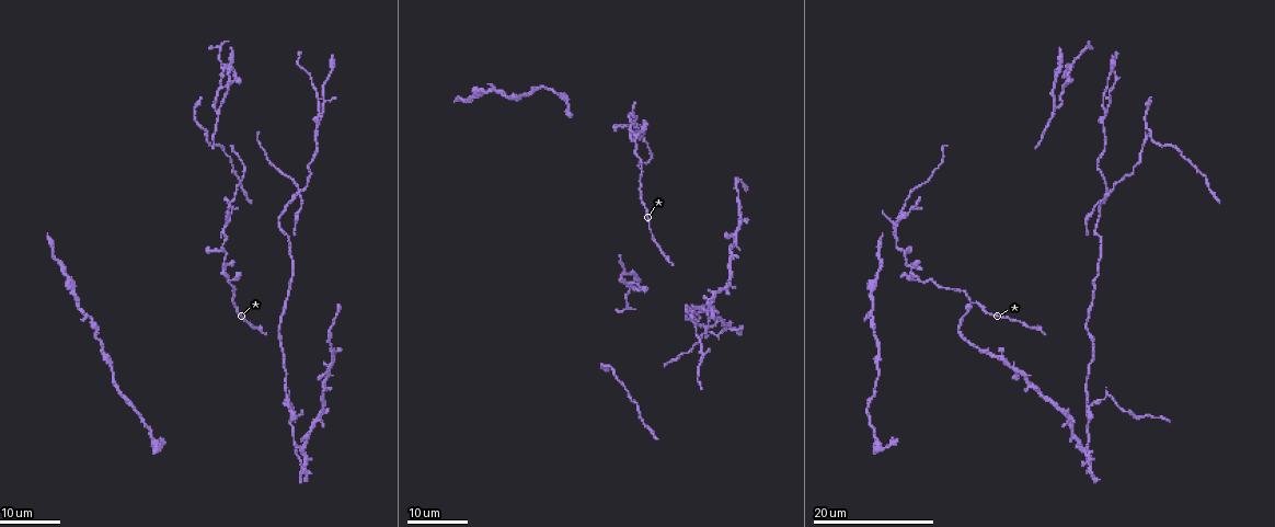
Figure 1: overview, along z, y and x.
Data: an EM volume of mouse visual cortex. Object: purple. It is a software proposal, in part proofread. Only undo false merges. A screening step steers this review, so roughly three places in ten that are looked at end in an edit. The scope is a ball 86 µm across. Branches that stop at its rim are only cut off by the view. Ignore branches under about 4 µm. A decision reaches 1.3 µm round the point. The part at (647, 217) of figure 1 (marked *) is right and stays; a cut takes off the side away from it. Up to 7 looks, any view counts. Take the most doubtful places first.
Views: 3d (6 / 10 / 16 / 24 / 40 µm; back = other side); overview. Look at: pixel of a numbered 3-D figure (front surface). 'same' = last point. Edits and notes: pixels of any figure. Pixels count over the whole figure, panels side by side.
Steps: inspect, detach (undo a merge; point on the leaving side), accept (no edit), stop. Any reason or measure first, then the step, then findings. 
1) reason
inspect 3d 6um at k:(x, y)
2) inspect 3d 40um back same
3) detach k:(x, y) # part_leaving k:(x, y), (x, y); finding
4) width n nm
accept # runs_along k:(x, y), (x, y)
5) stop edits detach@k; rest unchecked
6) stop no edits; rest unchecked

branch point
inspect 3d 16um at 1:(287, 406)

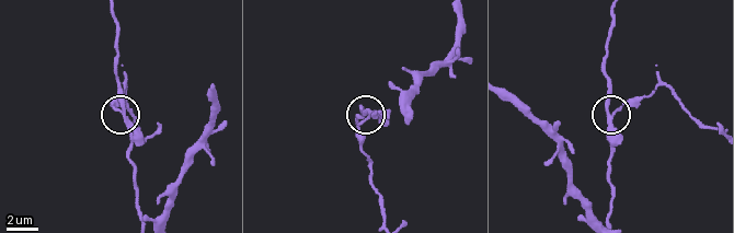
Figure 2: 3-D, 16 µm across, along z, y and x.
closer look
inspect 3d 10um at 2:(614, 116)

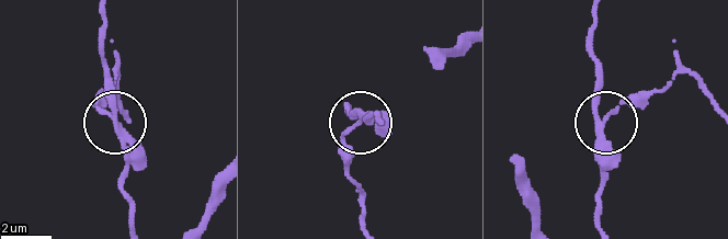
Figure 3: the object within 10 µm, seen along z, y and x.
arms 3
detach 3:(124, 179) # part_leaving 3:(123, 137), (103, 58), (103, 20); a second cell is stuck on

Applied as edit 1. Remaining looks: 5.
inspect overview

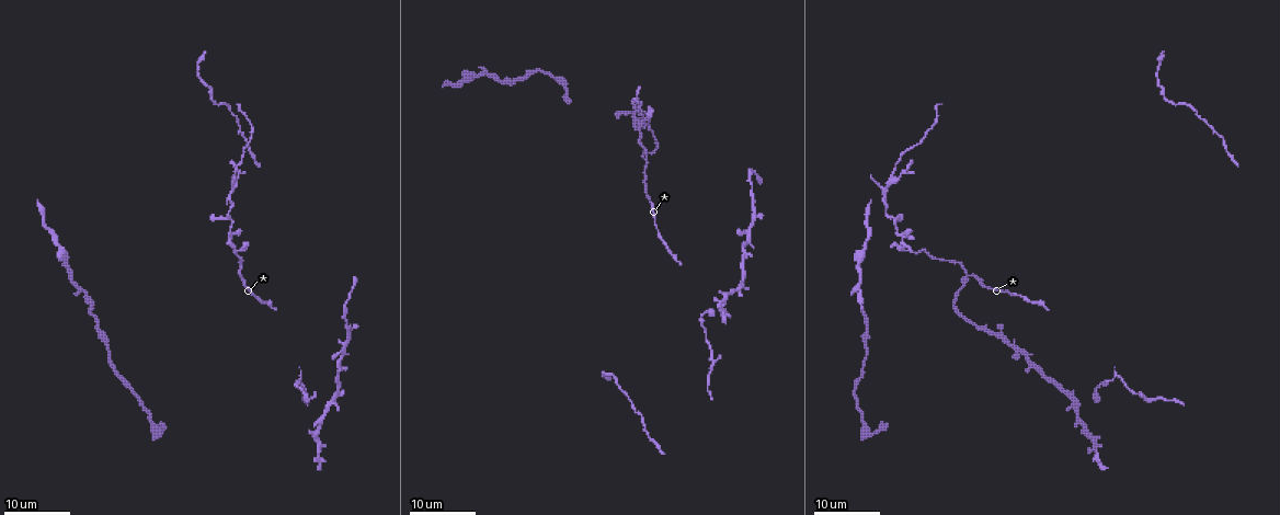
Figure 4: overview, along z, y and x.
inspect 3d 16um at 4:(713, 358)

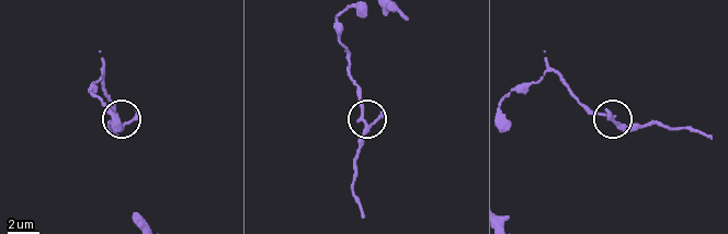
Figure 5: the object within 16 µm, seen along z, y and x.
inspect 3d 10um at 5:(362, 119)

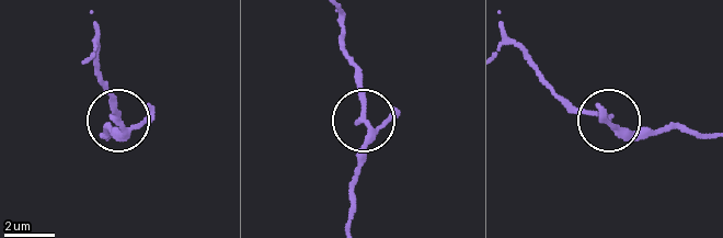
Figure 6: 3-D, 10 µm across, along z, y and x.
inspect 3d 6um at 6:(364, 120)

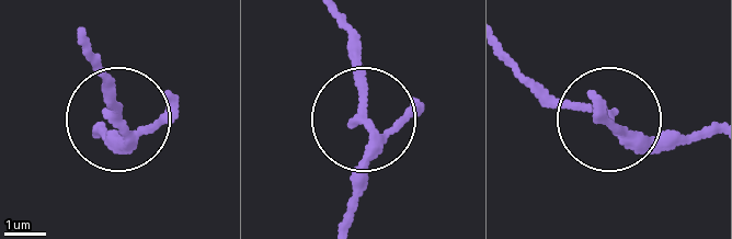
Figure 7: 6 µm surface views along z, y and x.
arms 3
accept # continuous, no second cell

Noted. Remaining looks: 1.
stop edits detach@3; rest unchecked

